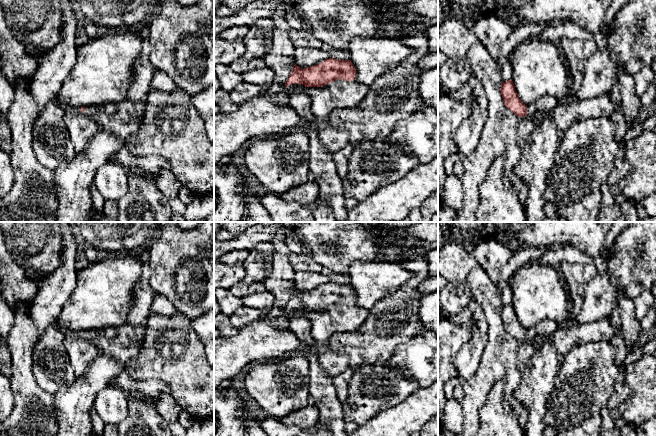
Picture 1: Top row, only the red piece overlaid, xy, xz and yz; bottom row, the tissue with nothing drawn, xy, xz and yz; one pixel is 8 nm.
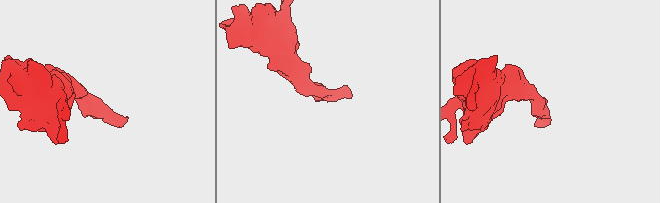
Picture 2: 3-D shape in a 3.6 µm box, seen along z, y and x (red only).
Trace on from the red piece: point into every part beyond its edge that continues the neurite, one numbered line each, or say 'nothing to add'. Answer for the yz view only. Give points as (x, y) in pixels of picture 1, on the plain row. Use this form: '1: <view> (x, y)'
1: yz (538, 381)

